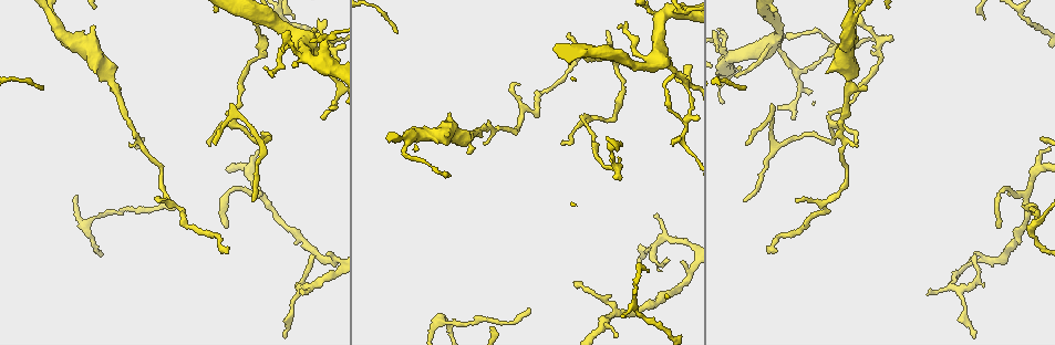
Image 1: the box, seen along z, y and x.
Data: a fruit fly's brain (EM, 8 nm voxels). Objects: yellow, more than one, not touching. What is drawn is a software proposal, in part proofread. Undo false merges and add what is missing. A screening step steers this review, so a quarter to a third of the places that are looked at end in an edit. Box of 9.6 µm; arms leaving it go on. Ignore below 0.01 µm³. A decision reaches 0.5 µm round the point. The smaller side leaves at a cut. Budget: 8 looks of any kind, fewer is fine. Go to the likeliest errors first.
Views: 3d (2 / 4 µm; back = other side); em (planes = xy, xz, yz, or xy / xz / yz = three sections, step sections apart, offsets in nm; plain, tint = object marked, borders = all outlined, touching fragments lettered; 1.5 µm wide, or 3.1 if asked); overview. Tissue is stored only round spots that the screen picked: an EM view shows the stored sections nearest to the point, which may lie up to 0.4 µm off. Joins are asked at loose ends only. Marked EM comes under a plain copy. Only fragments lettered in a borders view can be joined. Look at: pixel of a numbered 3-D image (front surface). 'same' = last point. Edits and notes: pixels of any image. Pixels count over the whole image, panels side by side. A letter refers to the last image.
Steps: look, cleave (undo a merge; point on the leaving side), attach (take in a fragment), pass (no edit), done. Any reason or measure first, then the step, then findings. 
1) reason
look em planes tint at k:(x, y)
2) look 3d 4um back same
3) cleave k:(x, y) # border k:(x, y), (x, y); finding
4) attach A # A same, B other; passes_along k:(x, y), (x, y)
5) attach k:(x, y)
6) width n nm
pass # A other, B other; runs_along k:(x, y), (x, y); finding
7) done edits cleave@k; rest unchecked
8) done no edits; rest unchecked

sharp bend
look 3d 2um at 1:(798, 71)

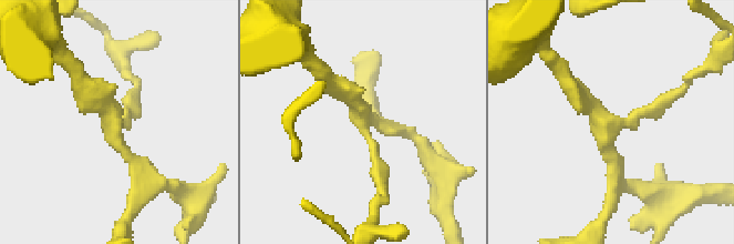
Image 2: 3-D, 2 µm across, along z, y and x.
arms 4
look em planes tint at 2:(365, 119)

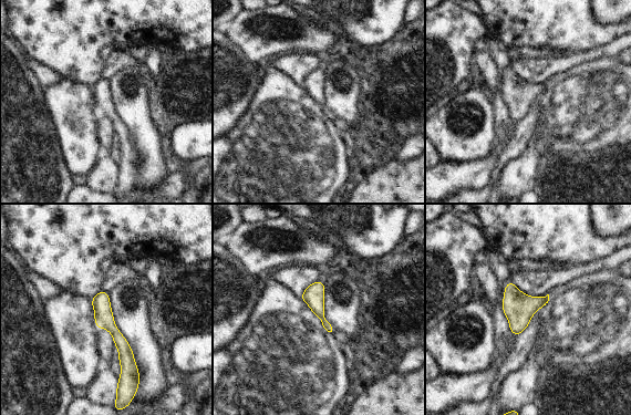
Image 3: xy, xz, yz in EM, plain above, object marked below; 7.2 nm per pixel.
look em planes borders same

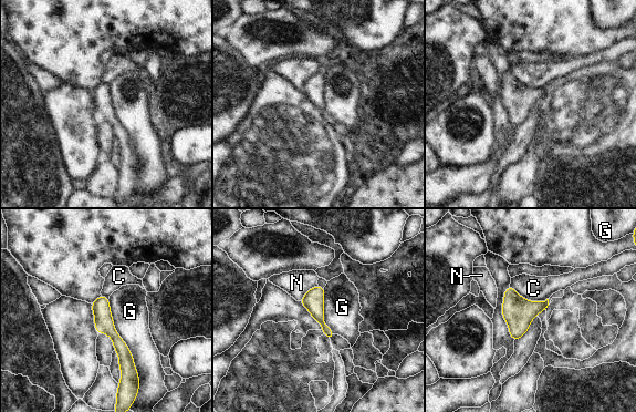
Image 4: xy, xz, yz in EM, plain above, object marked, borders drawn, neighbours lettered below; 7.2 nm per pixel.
longest_contact G 650 nm
pass # C other, G other, N other; runs_along 4:(101, 299), (124, 352), (123, 379); all the same neuron

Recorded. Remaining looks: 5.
abrupt turn
look 3d 2um at 1:(957, 291)

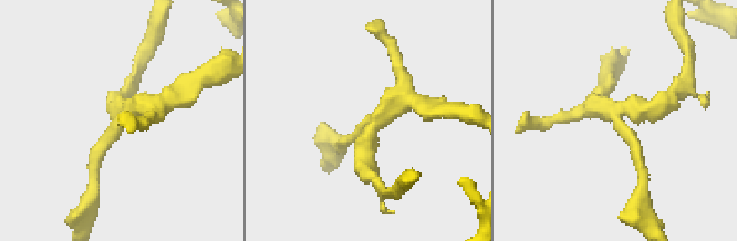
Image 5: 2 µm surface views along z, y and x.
look em yz step 8 tint at 5:(377, 120)

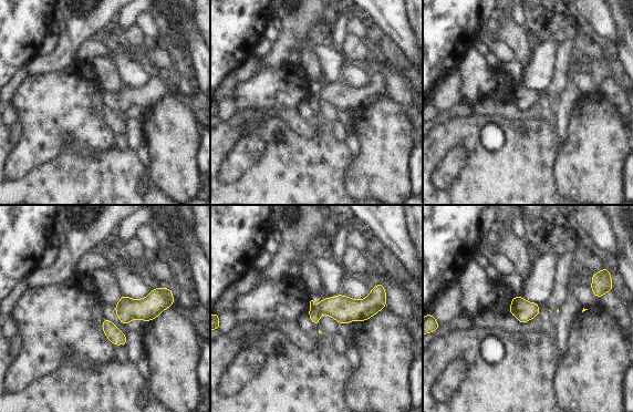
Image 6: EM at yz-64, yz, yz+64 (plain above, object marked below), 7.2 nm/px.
look em planes borders same

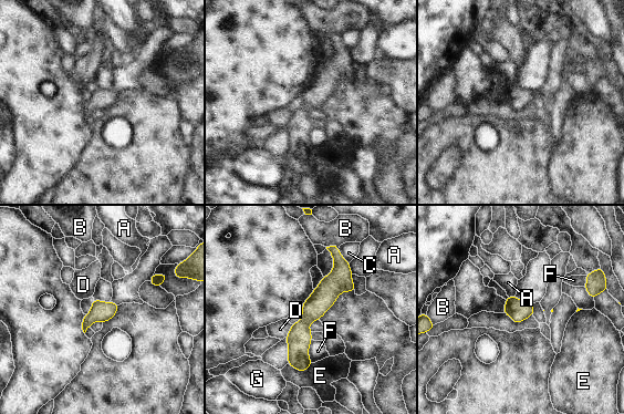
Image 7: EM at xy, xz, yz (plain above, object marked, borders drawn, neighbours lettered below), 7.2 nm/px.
pass # A other, B other, C other, D other, E other, F other, G other; runs_along 7:(334, 249), (338, 280), (300, 329), (300, 368); continuous, no second neuron

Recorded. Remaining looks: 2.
side arm on a straight run
look em planes borders at 1:(408, 140)

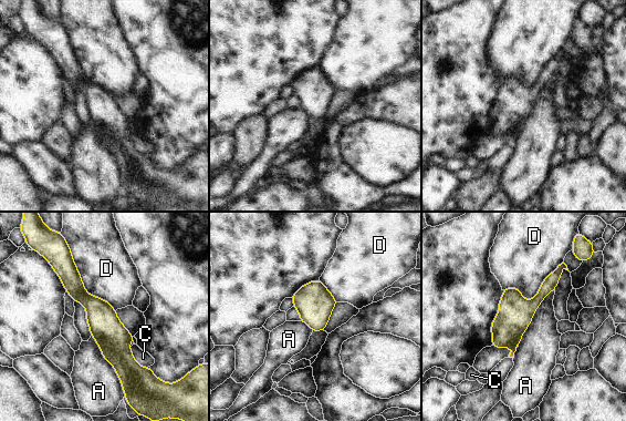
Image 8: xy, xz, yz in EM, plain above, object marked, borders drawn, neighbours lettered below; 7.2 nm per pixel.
width 240 nm
pass # A other, C other, D other; runs_along 8:(68, 263), (128, 379); continuous, no second neuron

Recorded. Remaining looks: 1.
done no edits; rest unchecked

